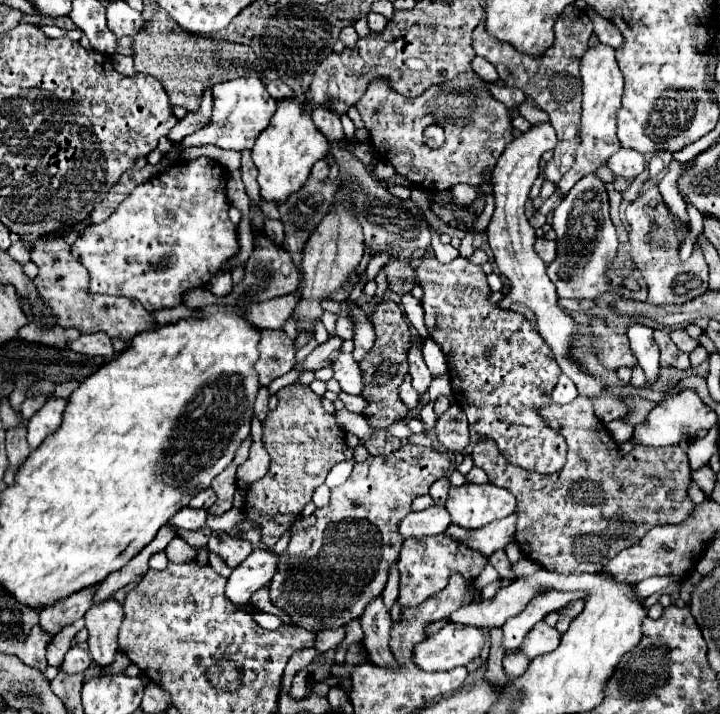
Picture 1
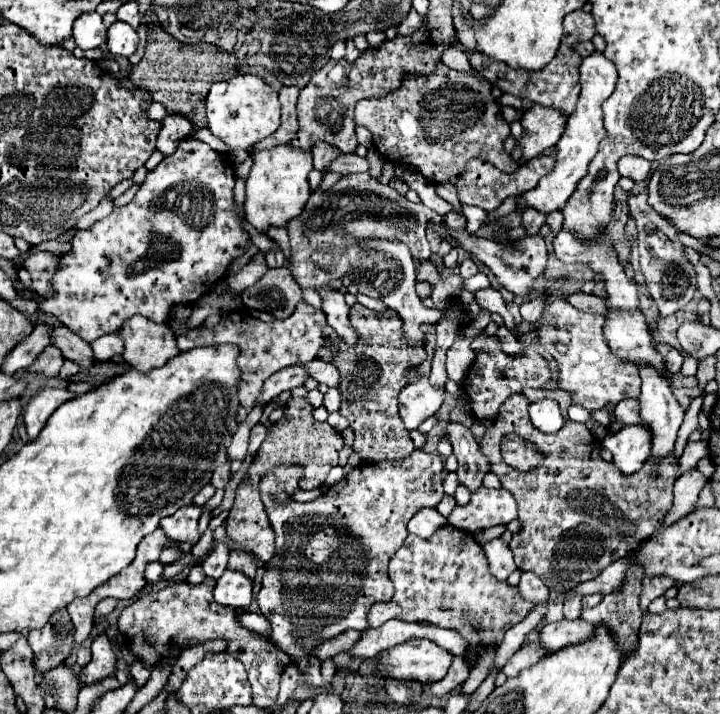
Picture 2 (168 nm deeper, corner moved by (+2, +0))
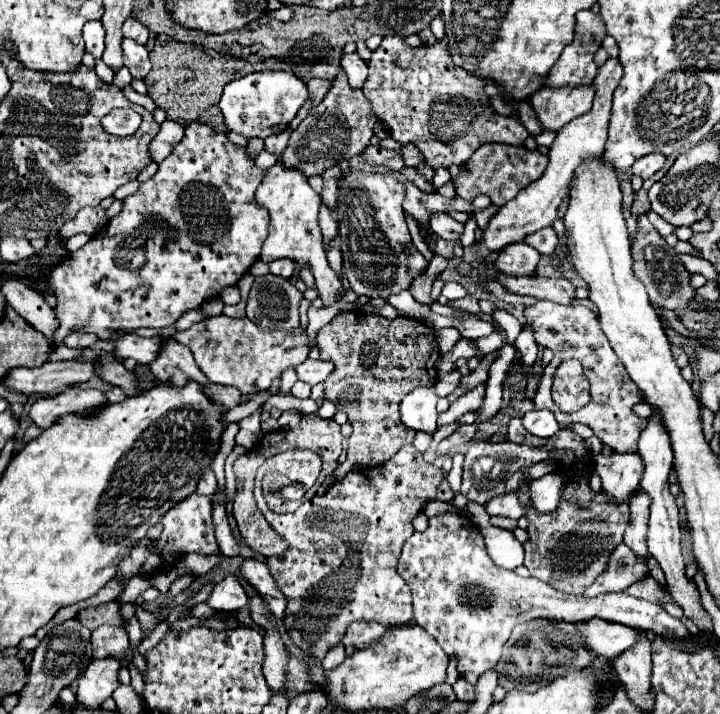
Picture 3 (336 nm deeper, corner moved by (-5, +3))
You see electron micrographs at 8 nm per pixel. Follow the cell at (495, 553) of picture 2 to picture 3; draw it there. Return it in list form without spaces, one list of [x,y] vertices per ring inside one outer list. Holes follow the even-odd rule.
[[[469,501],[467,509],[469,509],[471,515],[475,515],[473,521],[485,537],[487,553],[493,559],[493,563],[499,565],[501,569],[509,569],[509,571],[517,569],[523,563],[523,547],[515,539],[515,535],[507,529],[493,527],[489,523],[489,515],[483,511],[483,505]]]

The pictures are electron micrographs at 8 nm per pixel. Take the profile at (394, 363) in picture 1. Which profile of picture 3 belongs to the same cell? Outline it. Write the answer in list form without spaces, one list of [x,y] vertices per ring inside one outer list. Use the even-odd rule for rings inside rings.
[[[341,311],[339,315],[333,317],[331,323],[319,329],[317,347],[321,349],[323,361],[335,363],[335,371],[325,381],[325,397],[331,399],[339,411],[345,411],[349,415],[349,423],[353,425],[353,433],[347,439],[347,458],[335,469],[333,473],[335,479],[339,480],[344,477],[353,470],[353,465],[357,463],[363,467],[383,465],[401,447],[411,445],[415,431],[411,431],[409,427],[401,423],[399,403],[409,391],[413,391],[415,387],[433,383],[437,377],[437,371],[433,369],[433,365],[439,359],[439,347],[437,347],[433,329],[417,319],[407,319],[407,317],[387,319],[375,313]]]

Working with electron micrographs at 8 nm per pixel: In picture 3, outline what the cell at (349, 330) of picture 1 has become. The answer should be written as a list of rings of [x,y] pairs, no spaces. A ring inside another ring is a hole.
[[[225,315],[207,317],[185,331],[173,335],[179,343],[189,347],[195,355],[197,367],[211,383],[233,385],[243,395],[265,391],[275,377],[281,377],[285,369],[295,369],[309,357],[309,335],[303,327],[297,329],[265,329],[251,319],[231,319]]]

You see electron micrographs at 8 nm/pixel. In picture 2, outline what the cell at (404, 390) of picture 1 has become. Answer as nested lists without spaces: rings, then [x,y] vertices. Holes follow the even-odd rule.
[[[420,378],[408,384],[400,392],[400,418],[406,430],[418,430],[418,426],[436,414],[444,402],[446,386],[434,386],[428,378]]]

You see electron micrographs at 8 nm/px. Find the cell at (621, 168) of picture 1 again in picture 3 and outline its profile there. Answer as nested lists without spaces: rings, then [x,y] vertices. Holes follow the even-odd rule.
[[[649,153],[643,159],[637,159],[633,163],[633,175],[639,175],[641,179],[649,179],[653,173],[657,173],[665,165],[665,155]]]

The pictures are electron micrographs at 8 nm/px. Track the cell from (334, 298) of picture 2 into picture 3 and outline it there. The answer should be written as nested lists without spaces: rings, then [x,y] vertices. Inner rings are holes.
[[[277,161],[273,167],[265,171],[263,181],[257,187],[255,199],[261,207],[269,211],[269,219],[271,219],[269,237],[265,239],[261,259],[265,263],[271,263],[281,257],[291,257],[299,265],[311,263],[317,289],[319,289],[319,297],[323,299],[325,307],[339,303],[339,291],[343,289],[343,285],[341,285],[341,279],[331,269],[331,265],[327,263],[327,251],[323,247],[323,235],[321,235],[319,221],[317,221],[321,197],[311,189],[307,177],[295,167],[285,167],[281,161]]]

